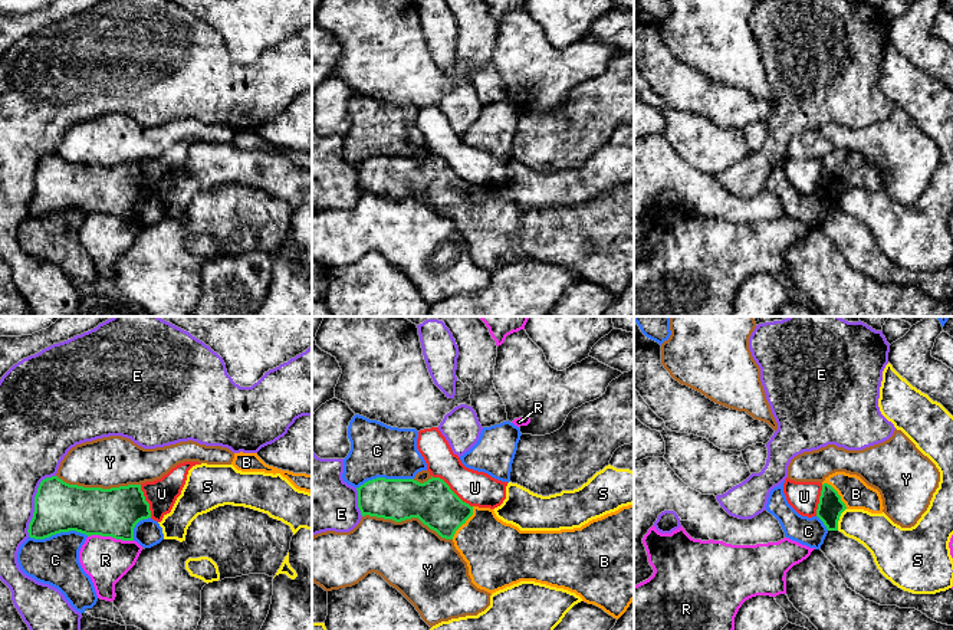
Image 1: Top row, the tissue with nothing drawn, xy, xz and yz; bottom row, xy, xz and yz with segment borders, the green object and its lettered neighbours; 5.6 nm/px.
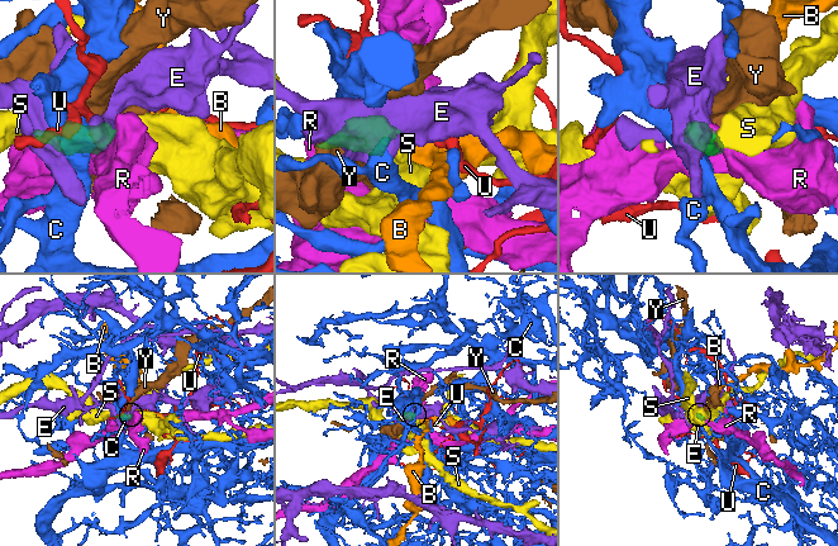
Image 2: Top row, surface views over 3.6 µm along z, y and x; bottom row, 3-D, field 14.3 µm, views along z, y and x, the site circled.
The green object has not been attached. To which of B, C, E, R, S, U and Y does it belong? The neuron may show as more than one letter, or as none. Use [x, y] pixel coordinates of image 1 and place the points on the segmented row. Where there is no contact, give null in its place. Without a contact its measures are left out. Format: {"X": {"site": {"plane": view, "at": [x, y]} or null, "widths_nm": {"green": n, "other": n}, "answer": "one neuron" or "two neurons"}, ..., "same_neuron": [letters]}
{"B": {"site": {"plane": "xz", "at": [465, 522]}, "widths_nm": {"green": 240, "other": 360}, "answer": "one neuron"}, "C": {"site": {"plane": "xy", "at": [58, 532]}, "widths_nm": {"green": 280, "other": 260}, "answer": "two neurons"}, "E": {"site": {"plane": "xy", "at": [35, 502]}, "widths_nm": {"green": 280, "other": 300}, "answer": "two neurons"}, "R": {"site": {"plane": "xy", "at": [111, 535]}, "widths_nm": {"green": 280, "other": 260}, "answer": "two neurons"}, "S": {"site": {"plane": "yz", "at": [838, 519]}, "widths_nm": {"green": 140, "other": 220}, "answer": "two neurons"}, "U": {"site": {"plane": "xz", "at": [450, 489]}, "widths_nm": {"green": 240, "other": 190}, "answer": "two neurons"}, "Y": {"site": {"plane": "xz", "at": [407, 518]}, "widths_nm": {"green": 240, "other": 380}, "answer": "two neurons"}, "same_neuron": ["B"]}

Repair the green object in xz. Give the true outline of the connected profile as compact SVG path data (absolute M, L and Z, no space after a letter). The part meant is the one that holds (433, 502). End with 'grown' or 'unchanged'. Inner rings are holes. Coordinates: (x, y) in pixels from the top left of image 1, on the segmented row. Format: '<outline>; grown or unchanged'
M377 478L365 482L358 490L361 515L369 515L401 522L418 518L441 538L451 539L456 549L467 562L471 583L490 594L517 584L535 581L575 593L588 604L602 608L614 618L620 618L634 601L634 503L615 512L592 519L581 528L561 531L520 531L499 519L493 509L470 506L463 502L440 478L430 478L420 483L414 479Z; grown

